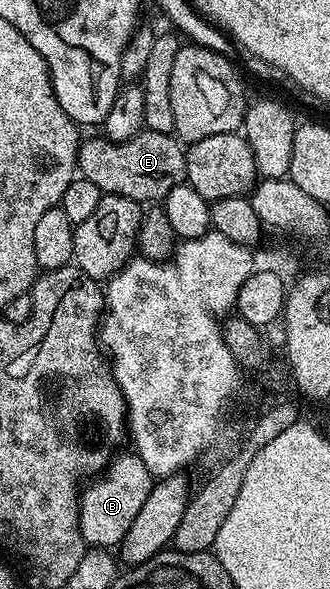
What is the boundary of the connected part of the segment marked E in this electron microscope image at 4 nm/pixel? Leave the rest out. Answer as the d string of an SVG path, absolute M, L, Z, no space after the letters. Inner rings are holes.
M142 130L137 136L123 142L110 141L98 135L78 146L77 155L78 172L85 177L101 193L106 196L125 197L138 203L155 203L164 200L171 188L182 184L186 175L185 149L180 140L172 134Z

